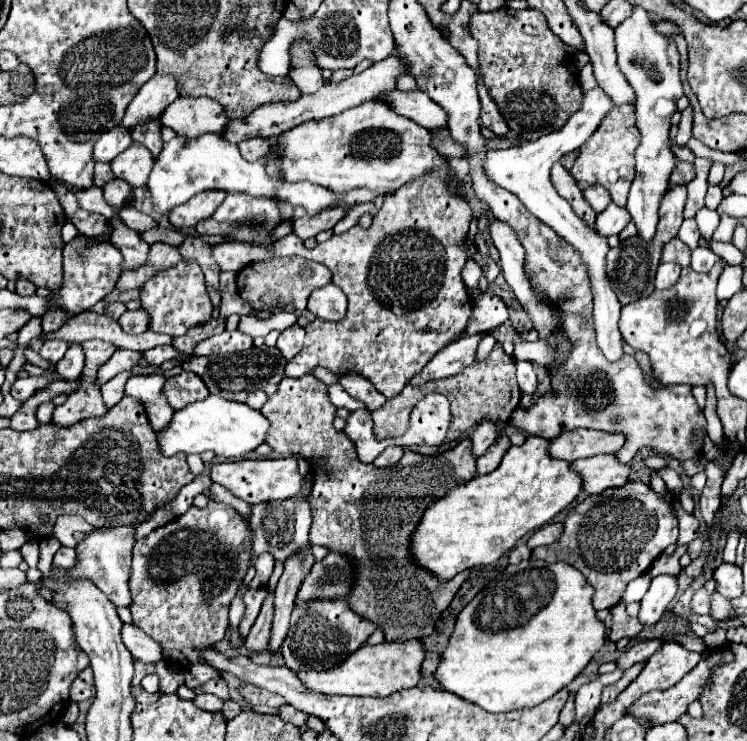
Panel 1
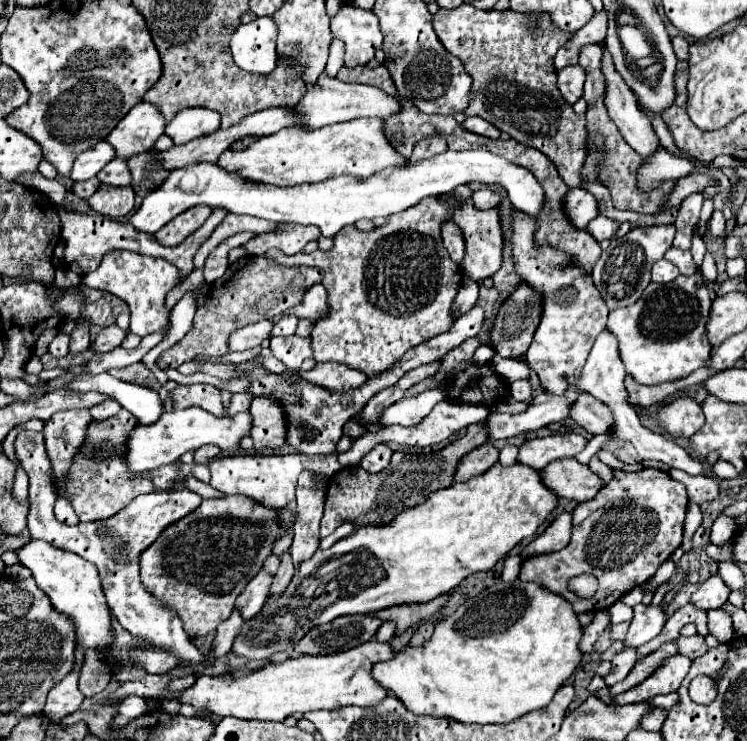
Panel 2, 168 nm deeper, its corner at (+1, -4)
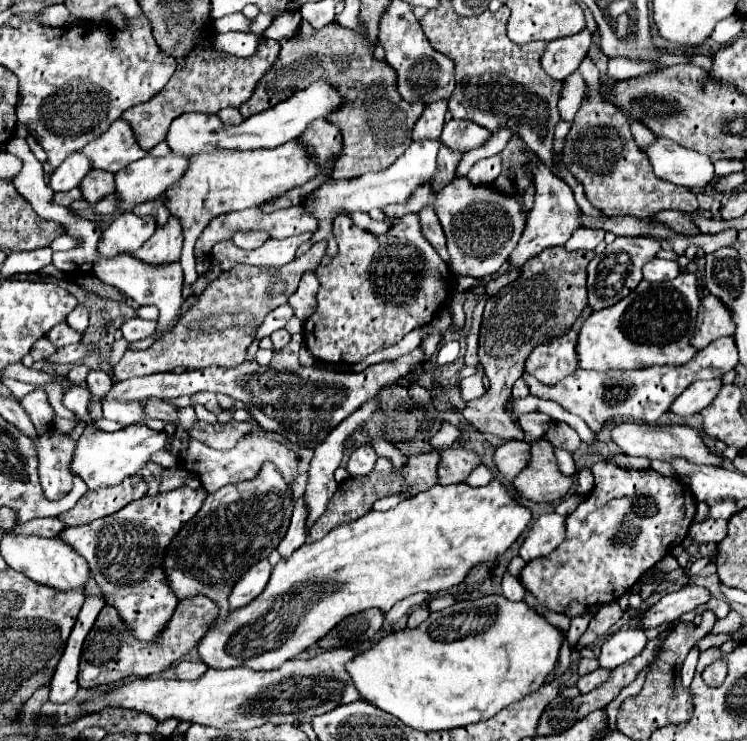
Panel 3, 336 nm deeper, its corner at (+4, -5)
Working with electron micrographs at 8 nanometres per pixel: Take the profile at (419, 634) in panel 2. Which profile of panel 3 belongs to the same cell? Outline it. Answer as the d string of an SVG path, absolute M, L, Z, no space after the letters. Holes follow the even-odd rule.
M422 605L422 607L416 607L410 615L408 615L408 627L418 627L422 621L426 621L430 615L430 609L428 605Z

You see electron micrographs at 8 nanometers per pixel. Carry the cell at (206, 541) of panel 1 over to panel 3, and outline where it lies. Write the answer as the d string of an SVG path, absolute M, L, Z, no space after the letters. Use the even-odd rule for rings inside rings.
M266 461L258 475L254 479L234 483L228 487L218 489L216 493L210 493L208 499L204 501L202 509L194 515L192 521L188 521L182 531L172 539L164 563L178 563L176 567L166 567L166 575L170 581L170 587L178 595L178 599L184 599L188 595L208 595L210 599L216 599L220 603L220 615L228 615L228 591L232 591L236 579L248 571L252 563L258 559L268 557L268 553L278 547L280 539L286 535L288 523L292 515L292 489L284 481L282 473L276 469L274 463Z

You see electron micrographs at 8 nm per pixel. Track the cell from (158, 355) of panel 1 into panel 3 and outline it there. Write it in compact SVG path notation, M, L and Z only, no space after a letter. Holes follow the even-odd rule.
M124 338L115 341L112 347L111 356L109 358L109 364L111 366L115 366L120 361L127 348L128 342Z

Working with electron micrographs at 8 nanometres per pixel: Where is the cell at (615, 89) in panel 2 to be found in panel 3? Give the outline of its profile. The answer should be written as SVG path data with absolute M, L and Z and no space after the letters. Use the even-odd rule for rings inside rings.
M656 139L644 149L656 177L690 191L704 191L714 183L712 161L696 151L688 151L668 139Z

